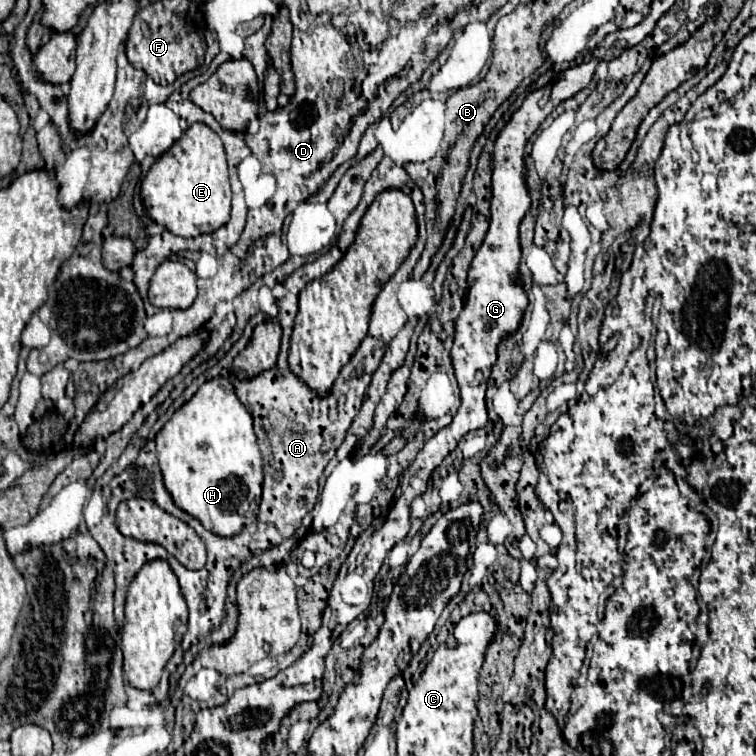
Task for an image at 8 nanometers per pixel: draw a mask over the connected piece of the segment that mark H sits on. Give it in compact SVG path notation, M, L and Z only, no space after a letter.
M215 377L203 383L193 399L175 411L175 415L157 433L157 457L165 487L171 493L175 505L195 517L207 531L221 537L235 537L243 527L257 519L263 483L261 451L253 433L251 415L239 403L233 385L225 377Z

